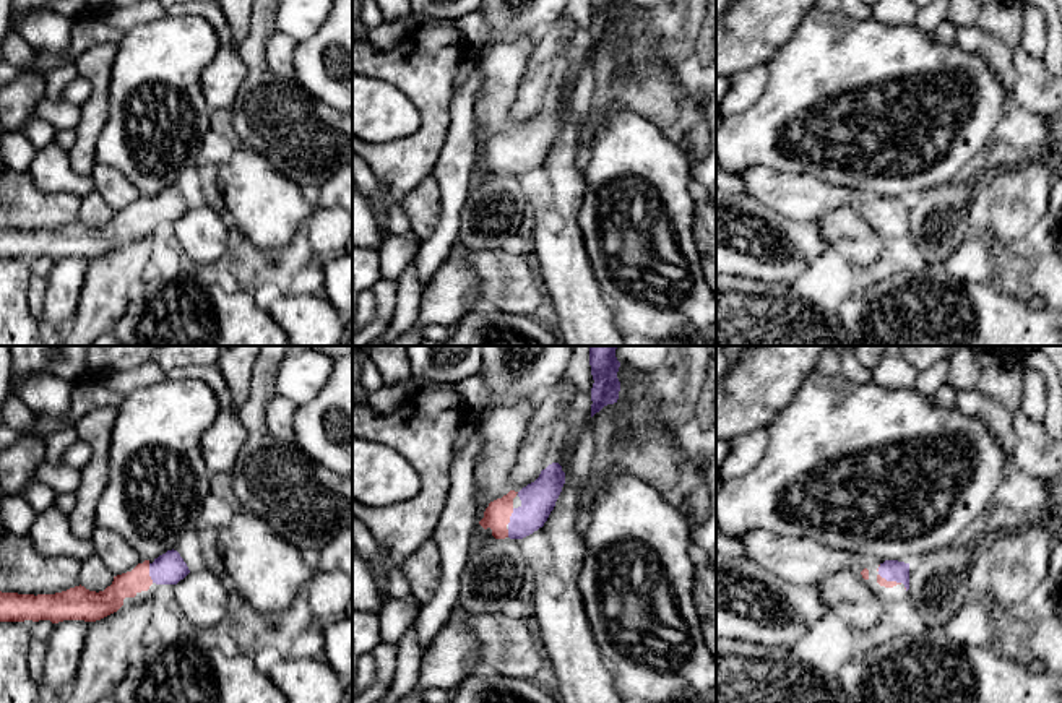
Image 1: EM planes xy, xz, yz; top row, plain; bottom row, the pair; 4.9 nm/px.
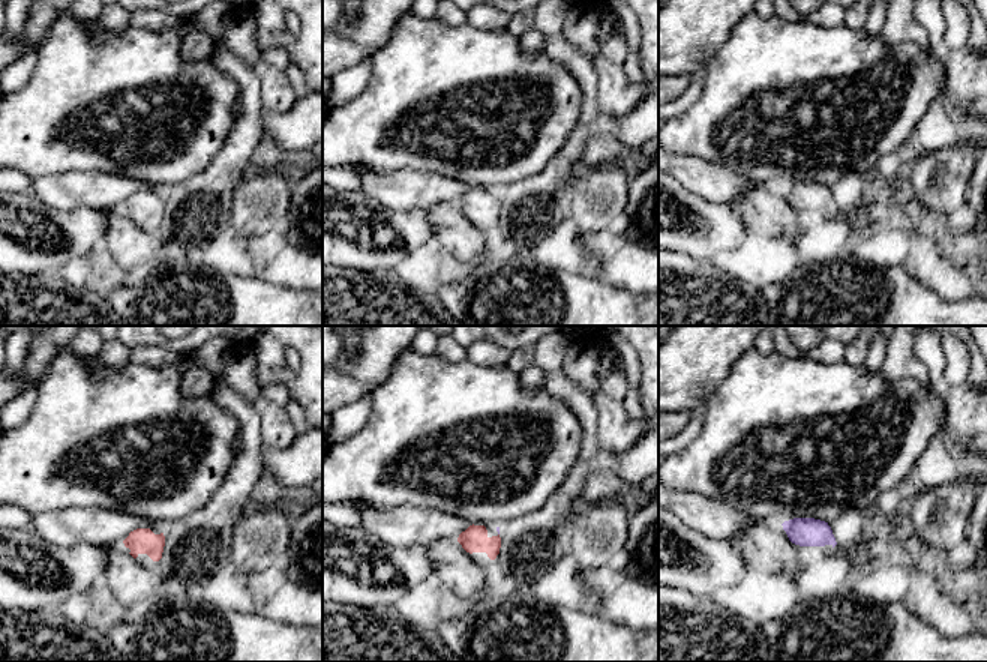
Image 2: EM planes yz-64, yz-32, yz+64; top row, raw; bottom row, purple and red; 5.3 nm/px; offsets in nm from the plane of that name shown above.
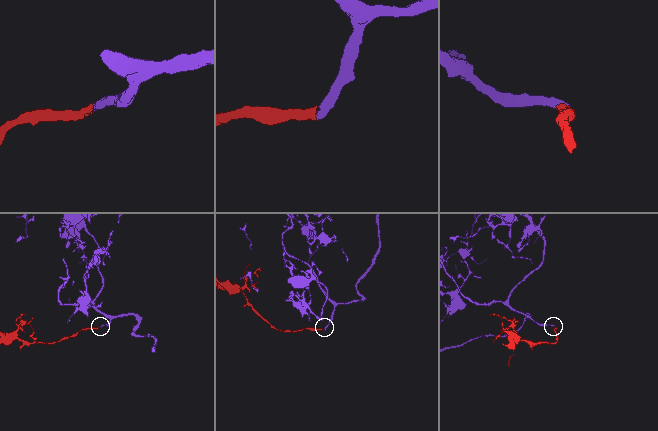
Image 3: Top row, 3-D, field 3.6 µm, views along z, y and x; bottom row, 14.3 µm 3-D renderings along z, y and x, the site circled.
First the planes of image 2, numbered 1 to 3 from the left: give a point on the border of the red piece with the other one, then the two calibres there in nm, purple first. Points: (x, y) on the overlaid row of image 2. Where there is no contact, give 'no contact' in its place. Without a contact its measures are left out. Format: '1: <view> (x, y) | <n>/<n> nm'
1: no contact
2: no contact
3: no contact

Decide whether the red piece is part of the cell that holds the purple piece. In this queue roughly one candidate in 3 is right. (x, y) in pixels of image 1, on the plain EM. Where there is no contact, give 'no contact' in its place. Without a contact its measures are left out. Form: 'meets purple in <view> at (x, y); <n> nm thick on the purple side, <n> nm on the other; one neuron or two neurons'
meets purple in xy at (150, 210); 160 nm thick on the purple side, 120 nm on the other; one neuron

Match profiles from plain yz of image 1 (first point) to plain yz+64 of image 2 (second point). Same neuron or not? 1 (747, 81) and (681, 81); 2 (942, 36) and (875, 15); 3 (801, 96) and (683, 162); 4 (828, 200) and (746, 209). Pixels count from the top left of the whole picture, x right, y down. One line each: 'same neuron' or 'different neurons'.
1: different neurons
2: same neuron
3: different neurons
4: different neurons

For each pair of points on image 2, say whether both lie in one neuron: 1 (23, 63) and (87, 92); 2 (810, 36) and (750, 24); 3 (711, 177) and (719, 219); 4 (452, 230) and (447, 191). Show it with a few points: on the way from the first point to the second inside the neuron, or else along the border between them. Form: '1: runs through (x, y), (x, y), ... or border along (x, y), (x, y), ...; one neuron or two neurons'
1: border along (38, 50), (30, 80), (15, 92); two neurons
2: runs through (795, 36), (765, 36); one neuron
3: border along (684, 186), (707, 200), (728, 206); two neurons
4: border along (456, 201), (438, 201), (426, 209); two neurons

